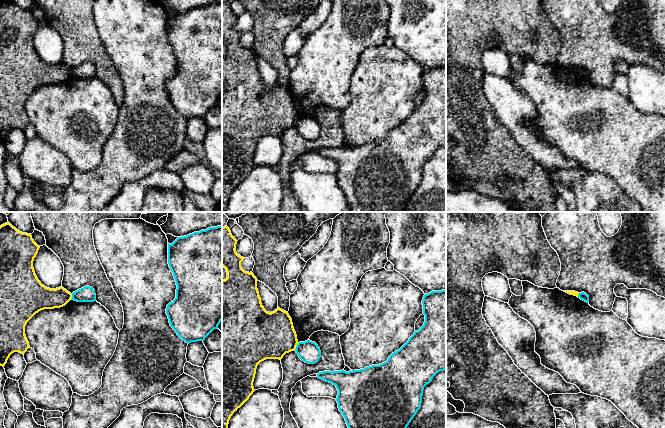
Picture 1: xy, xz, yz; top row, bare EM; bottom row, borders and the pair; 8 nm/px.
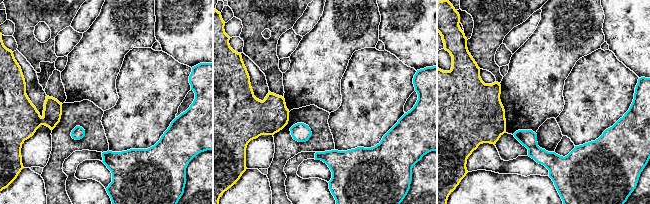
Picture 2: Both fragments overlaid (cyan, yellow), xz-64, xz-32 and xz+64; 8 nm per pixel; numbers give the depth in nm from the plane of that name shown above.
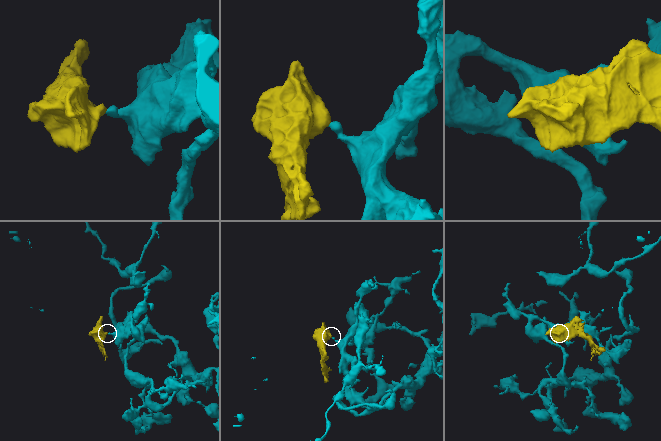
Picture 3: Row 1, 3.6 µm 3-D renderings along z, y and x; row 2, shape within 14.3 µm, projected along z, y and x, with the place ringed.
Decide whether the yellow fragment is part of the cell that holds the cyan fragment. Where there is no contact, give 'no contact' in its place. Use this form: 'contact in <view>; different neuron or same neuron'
contact in xz; different neuron

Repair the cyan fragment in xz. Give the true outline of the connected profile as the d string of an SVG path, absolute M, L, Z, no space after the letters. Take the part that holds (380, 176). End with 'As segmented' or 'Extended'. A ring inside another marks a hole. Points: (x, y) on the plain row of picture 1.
M446 66L432 67L428 70L425 70L422 76L422 81L423 90L425 91L425 98L423 102L418 107L415 107L414 110L409 114L409 116L399 126L392 129L386 138L380 141L372 141L369 143L365 143L364 145L354 147L352 146L349 148L346 148L344 146L333 148L323 147L317 150L318 154L332 159L336 162L338 166L338 171L336 174L338 184L344 192L346 200L352 212L404 212L407 202L421 183L424 163L432 157L433 153L439 147L446 146Z. As segmented

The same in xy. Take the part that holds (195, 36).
M222 2L168 19L168 40L177 61L176 74L166 84L170 102L188 120L204 117L222 97Z. As segmented

